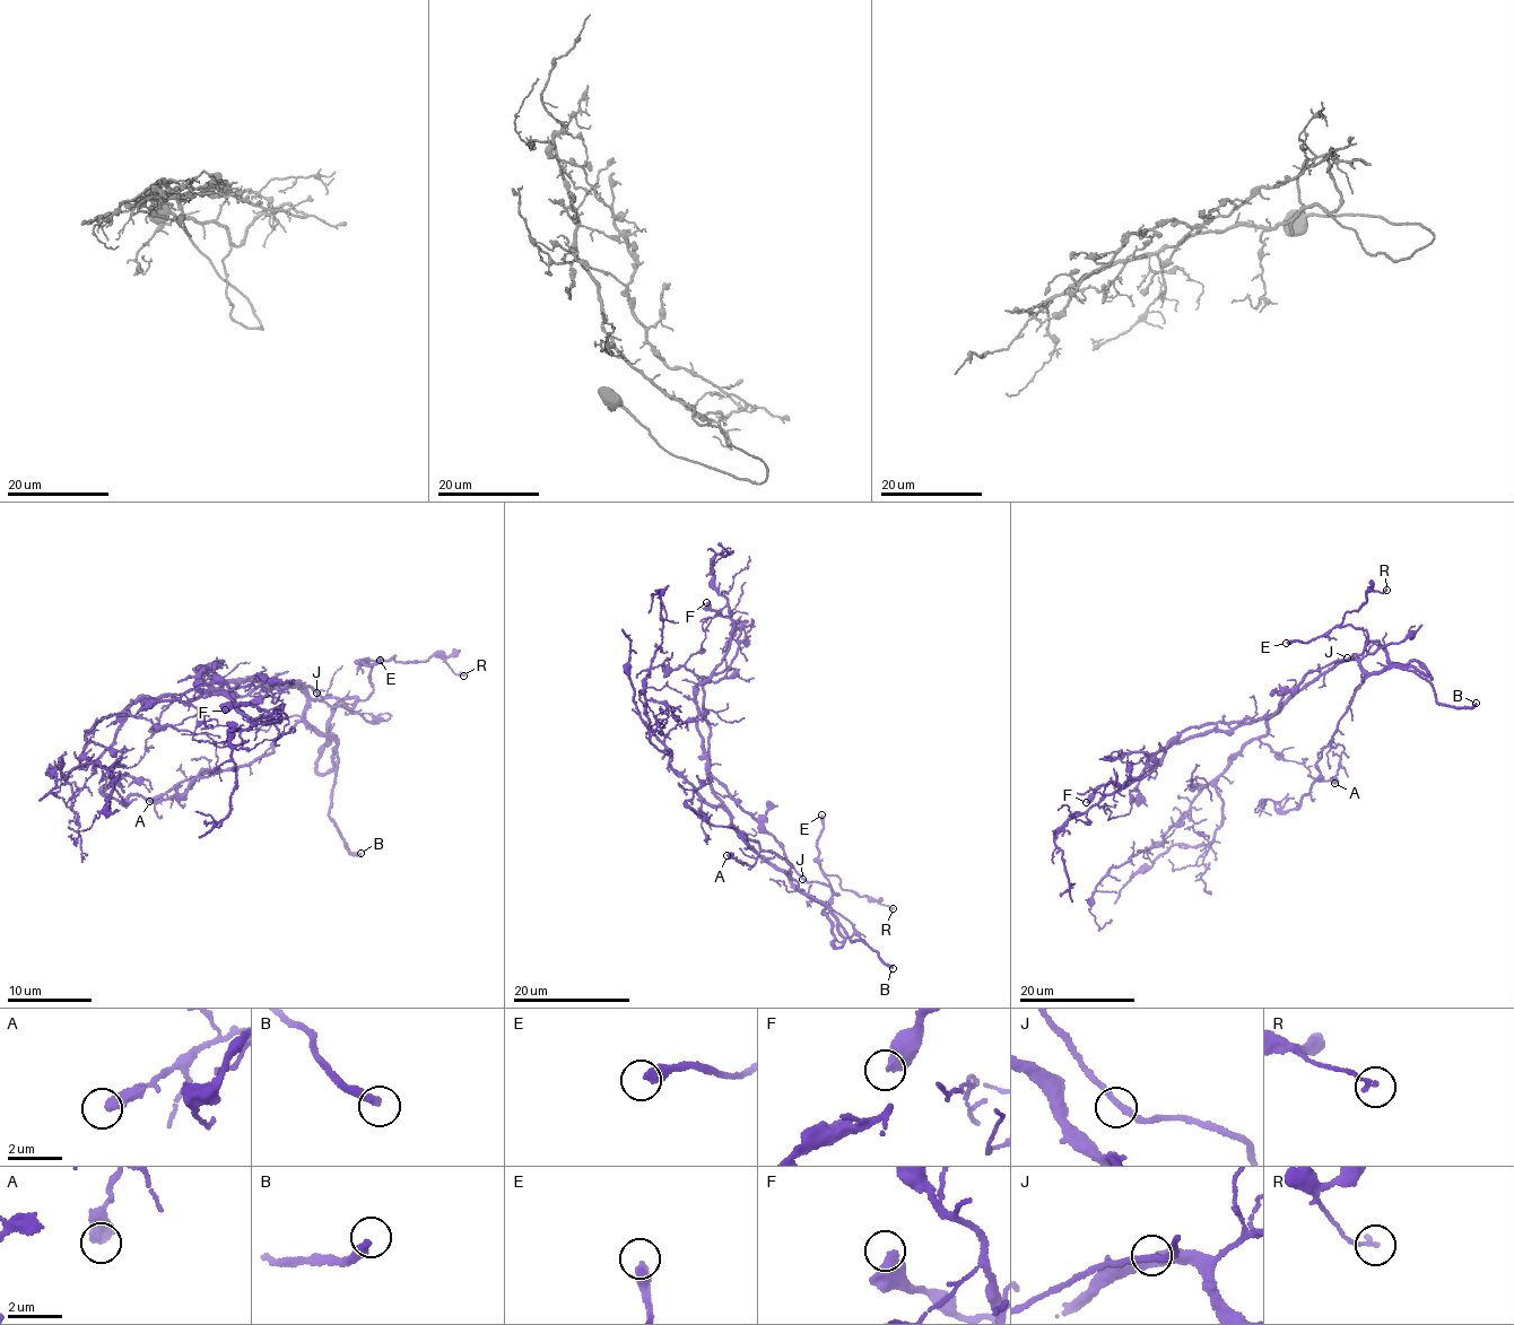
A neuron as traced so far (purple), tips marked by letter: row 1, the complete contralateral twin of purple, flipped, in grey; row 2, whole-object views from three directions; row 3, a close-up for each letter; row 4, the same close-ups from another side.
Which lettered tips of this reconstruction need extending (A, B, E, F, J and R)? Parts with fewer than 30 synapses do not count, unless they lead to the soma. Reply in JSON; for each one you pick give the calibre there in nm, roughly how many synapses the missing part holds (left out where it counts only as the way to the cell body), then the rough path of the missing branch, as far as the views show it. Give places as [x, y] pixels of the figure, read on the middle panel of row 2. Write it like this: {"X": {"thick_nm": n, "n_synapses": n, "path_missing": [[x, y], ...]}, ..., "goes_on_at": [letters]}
{"B": {"thick_nm": 320, "path_missing": [[893, 968], [916, 986], [918, 993], [908, 1001], [901, 1002], [815, 975], [800, 988], [798, 985]]}, "E": {"thick_nm": 400, "n_synapses": 40, "path_missing": [[821, 814], [774, 772], [758, 738], [739, 730], [751, 724], [742, 653], [776, 646]]}, "goes_on_at": ["B", "E"]}

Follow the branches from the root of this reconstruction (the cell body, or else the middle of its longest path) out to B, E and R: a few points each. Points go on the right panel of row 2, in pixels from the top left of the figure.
B: (1276, 712), (1307, 681), (1354, 659), (1368, 672), (1394, 667), (1415, 672), (1442, 705), (1476, 703)
E: (1276, 712), (1329, 669), (1380, 648), (1367, 643), (1367, 633), (1347, 625), (1306, 642), (1286, 643)
R: (1276, 712), (1329, 669), (1380, 648), (1367, 643), (1367, 633), (1341, 622), (1360, 608), (1369, 590), (1386, 590)

